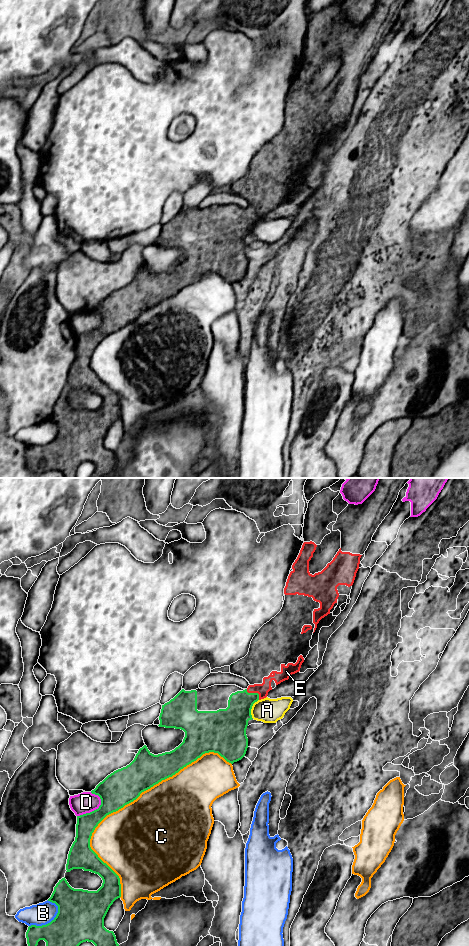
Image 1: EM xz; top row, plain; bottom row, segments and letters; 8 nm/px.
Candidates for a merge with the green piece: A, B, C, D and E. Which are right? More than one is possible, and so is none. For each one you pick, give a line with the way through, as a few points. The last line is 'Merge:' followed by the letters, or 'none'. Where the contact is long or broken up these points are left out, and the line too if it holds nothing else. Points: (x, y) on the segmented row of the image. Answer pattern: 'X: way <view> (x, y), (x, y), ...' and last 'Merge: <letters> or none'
Merge: E

